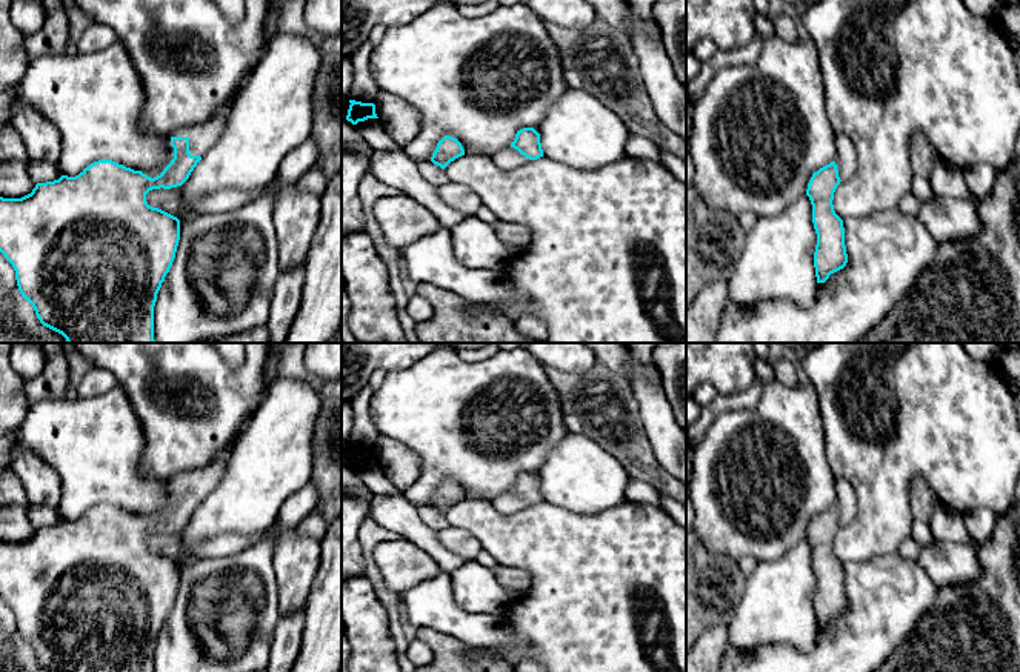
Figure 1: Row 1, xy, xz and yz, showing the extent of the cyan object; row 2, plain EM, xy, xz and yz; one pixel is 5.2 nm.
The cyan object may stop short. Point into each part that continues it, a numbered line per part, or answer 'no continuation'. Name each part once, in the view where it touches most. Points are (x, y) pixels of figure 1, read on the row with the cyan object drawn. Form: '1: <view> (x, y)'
1: xy (202, 137)

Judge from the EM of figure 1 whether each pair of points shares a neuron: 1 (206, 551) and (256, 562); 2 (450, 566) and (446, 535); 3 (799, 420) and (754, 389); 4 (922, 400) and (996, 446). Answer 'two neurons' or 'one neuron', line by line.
1: two neurons
2: two neurons
3: two neurons
4: one neuron

